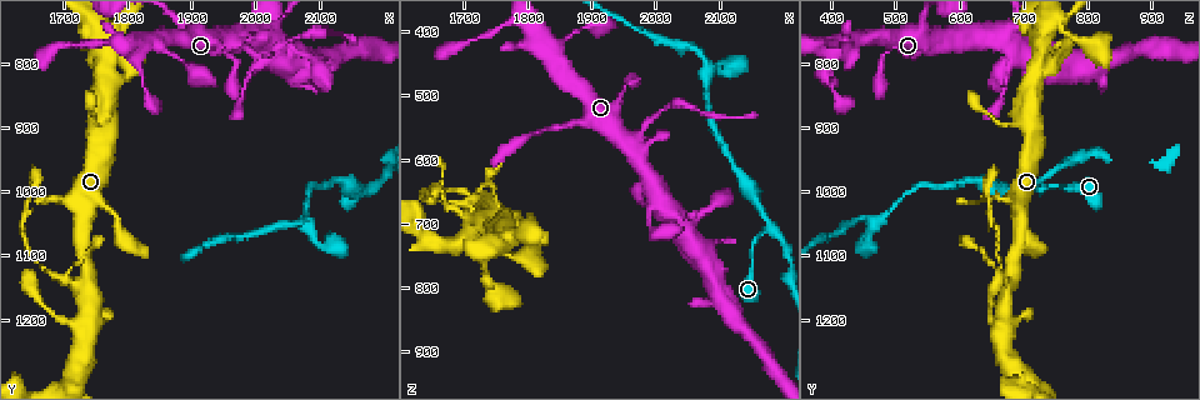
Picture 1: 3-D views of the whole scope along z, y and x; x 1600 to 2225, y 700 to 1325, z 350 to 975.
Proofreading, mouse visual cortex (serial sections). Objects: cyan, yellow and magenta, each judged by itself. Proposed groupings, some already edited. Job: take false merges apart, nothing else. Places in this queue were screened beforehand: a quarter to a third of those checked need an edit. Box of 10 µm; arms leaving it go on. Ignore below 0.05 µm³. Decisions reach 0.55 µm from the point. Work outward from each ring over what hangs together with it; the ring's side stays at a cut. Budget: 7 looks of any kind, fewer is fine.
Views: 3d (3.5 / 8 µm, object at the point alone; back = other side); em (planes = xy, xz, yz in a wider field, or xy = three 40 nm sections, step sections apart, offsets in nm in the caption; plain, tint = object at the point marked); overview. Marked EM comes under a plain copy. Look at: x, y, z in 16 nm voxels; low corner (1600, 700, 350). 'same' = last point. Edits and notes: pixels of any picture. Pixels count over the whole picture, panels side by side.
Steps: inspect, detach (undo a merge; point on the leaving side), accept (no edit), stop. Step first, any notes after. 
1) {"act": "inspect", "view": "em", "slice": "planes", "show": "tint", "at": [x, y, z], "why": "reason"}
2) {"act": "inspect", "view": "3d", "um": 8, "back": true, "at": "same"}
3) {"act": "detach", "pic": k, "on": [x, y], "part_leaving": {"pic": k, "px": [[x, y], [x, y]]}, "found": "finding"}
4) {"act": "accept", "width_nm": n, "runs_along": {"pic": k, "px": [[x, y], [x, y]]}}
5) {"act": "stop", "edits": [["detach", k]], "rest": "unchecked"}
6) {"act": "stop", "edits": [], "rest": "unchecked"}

{"act": "inspect", "view": "3d", "um": 3.5, "at": [1970, 765, 560], "why": "three arms meet"}

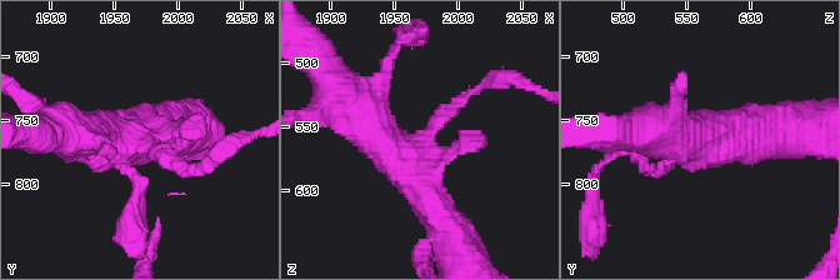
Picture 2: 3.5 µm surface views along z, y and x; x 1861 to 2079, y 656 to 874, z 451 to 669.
{"act": "accept", "runs_along": {"pic": 2, "px": [[348, 93], [443, 224]]}, "found": "one cell here"}

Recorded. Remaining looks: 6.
{"act": "inspect", "view": "3d", "um": 3.5, "back": true, "at": [1760, 895, 685], "why": "sudden change in width"}

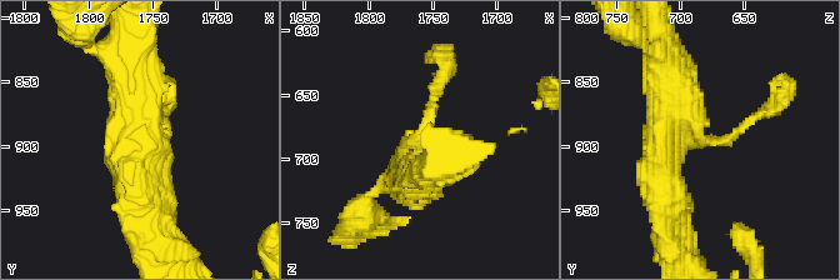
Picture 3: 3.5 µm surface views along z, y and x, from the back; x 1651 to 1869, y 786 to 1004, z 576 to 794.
{"act": "inspect", "view": "em", "slice": "xy", "step": 2, "show": "tint", "at": "same"}

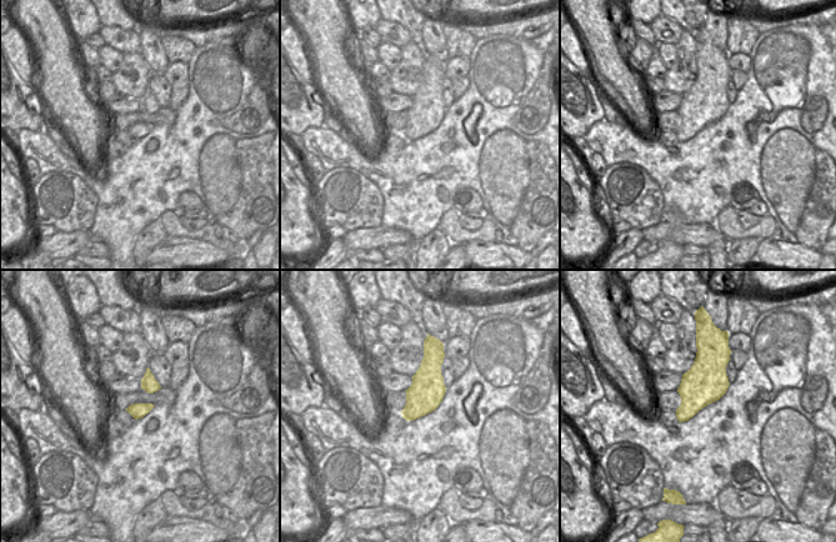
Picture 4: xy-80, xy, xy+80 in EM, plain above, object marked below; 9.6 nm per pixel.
{"act": "accept", "runs_along": {"pic": 3, "px": [[663, 164], [669, 119], [724, 141], [765, 110]]}, "found": "continuous, no second cell"}

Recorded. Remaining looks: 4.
{"act": "inspect", "view": "3d", "um": 3.5, "at": [1740, 1145, 675], "why": "three-way junction"}

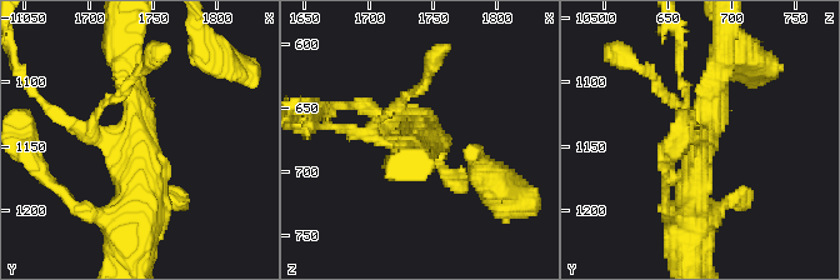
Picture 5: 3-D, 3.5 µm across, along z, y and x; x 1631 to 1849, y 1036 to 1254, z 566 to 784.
{"act": "accept", "arm_widths_nm": [200, 300, 450], "found": "one cell here"}

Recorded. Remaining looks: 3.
{"act": "stop", "edits": [], "rest": "unchecked"}

